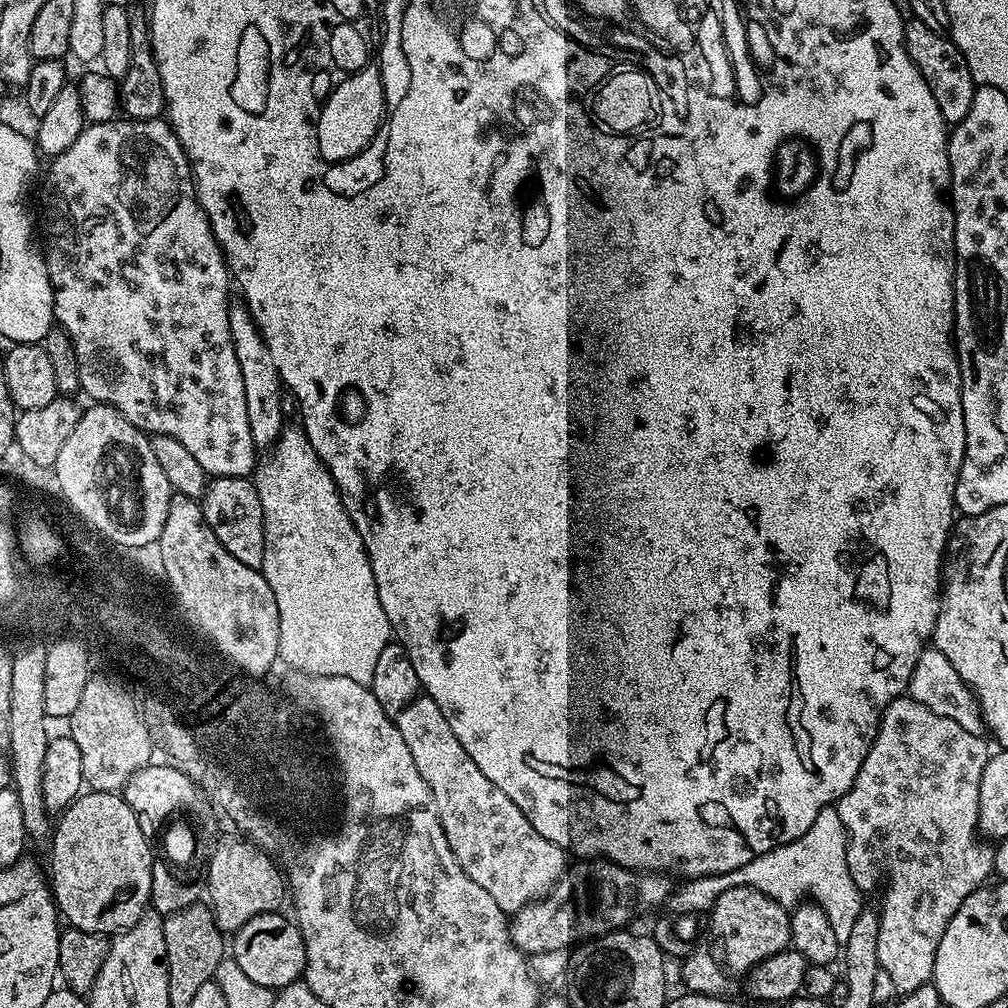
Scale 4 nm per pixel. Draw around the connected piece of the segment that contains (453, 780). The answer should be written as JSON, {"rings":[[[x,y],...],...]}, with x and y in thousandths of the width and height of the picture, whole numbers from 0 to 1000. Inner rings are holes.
{"rings":[[[420,688],[414,689],[407,700],[400,702],[391,713],[395,728],[399,728],[407,748],[411,748],[411,760],[415,760],[415,768],[419,768],[423,780],[427,782],[442,835],[446,835],[446,843],[450,843],[454,859],[458,859],[458,863],[462,863],[462,867],[466,867],[466,871],[470,871],[470,875],[474,875],[474,879],[478,879],[478,883],[482,883],[482,887],[494,895],[501,907],[517,905],[522,898],[529,897],[544,886],[561,863],[561,842],[538,831],[522,808],[518,808],[518,804],[514,804],[514,800],[510,800],[510,796],[506,796],[506,792],[502,792],[502,788],[498,788],[498,784],[494,784],[494,780],[490,780],[486,772],[474,764],[474,760],[470,760],[466,748],[458,744],[458,736],[450,732],[446,716],[442,716],[438,704],[435,704],[435,696]]]}

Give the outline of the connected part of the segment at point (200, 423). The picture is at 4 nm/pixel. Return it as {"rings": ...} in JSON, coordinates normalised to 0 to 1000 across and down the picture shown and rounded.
{"rings":[[[116,117],[109,121],[101,121],[100,123],[87,123],[81,129],[81,133],[77,133],[76,139],[73,140],[73,145],[69,145],[69,149],[65,149],[62,153],[51,156],[49,163],[52,164],[49,165],[48,176],[44,179],[44,226],[42,222],[42,230],[43,233],[44,230],[48,233],[46,257],[48,259],[48,275],[52,281],[52,308],[55,320],[65,327],[69,339],[73,341],[73,351],[77,351],[77,375],[79,376],[79,385],[81,389],[84,389],[84,391],[88,393],[88,398],[97,401],[107,401],[113,407],[117,407],[117,411],[121,411],[121,415],[125,415],[125,419],[129,419],[144,431],[177,435],[177,438],[181,438],[181,442],[185,442],[185,446],[188,446],[188,450],[192,450],[192,455],[196,458],[196,462],[200,462],[200,466],[205,468],[207,473],[249,473],[256,459],[256,445],[252,438],[252,435],[248,435],[248,419],[244,415],[244,390],[240,383],[240,367],[236,367],[236,354],[232,351],[232,339],[228,335],[228,315],[226,314],[226,308],[228,305],[228,297],[226,298],[228,271],[222,257],[222,252],[218,248],[218,241],[214,239],[214,234],[210,231],[208,220],[200,208],[198,199],[194,197],[194,184],[190,177],[190,166],[187,164],[187,155],[181,149],[181,145],[177,141],[177,137],[173,133],[170,123],[163,117],[158,119],[129,119],[126,117]]]}

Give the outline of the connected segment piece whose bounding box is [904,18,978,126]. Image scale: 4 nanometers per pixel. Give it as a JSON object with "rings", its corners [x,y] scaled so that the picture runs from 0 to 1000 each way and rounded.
{"rings":[[[901,18],[897,21],[897,45],[915,77],[919,77],[919,85],[923,85],[923,93],[927,93],[927,101],[931,101],[931,109],[935,109],[937,122],[947,125],[958,117],[962,110],[962,101],[966,101],[969,81],[962,73],[962,65],[958,65],[958,58],[954,50],[944,40],[943,35],[923,30],[915,22]]]}

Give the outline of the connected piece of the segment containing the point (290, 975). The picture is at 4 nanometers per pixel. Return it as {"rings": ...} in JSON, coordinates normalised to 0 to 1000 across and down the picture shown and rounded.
{"rings":[[[277,904],[256,907],[256,911],[248,911],[244,919],[240,919],[229,930],[229,951],[240,960],[244,969],[257,978],[277,982],[297,973],[304,958],[304,938],[294,918],[293,912],[278,909]]]}

